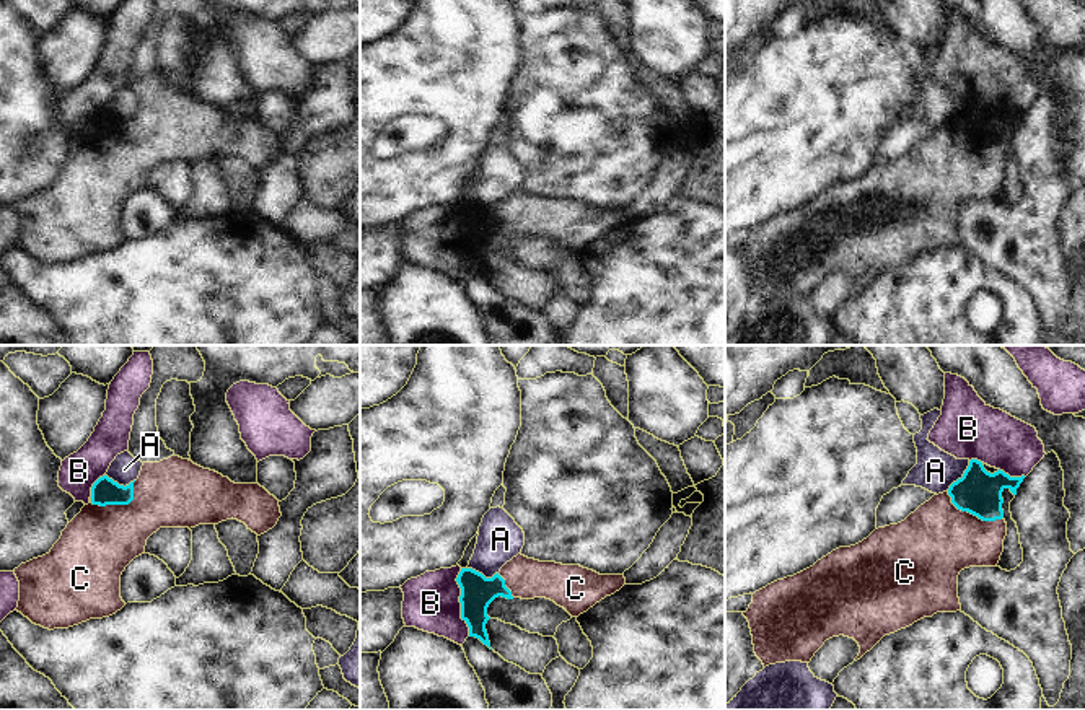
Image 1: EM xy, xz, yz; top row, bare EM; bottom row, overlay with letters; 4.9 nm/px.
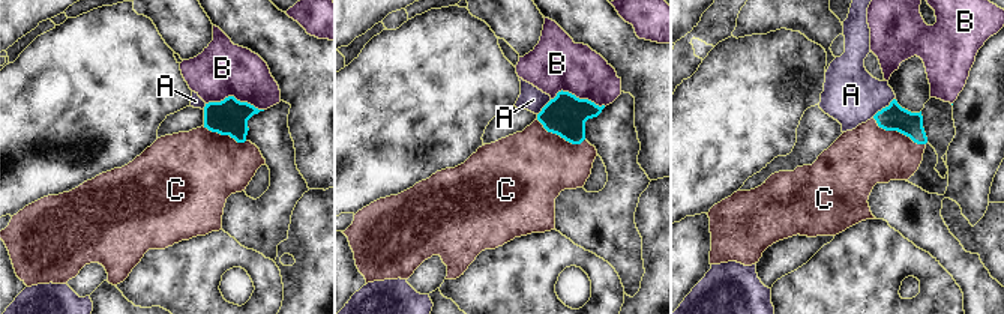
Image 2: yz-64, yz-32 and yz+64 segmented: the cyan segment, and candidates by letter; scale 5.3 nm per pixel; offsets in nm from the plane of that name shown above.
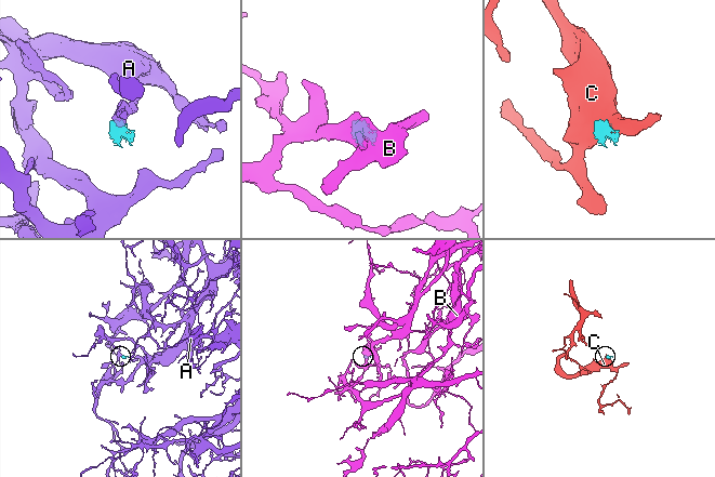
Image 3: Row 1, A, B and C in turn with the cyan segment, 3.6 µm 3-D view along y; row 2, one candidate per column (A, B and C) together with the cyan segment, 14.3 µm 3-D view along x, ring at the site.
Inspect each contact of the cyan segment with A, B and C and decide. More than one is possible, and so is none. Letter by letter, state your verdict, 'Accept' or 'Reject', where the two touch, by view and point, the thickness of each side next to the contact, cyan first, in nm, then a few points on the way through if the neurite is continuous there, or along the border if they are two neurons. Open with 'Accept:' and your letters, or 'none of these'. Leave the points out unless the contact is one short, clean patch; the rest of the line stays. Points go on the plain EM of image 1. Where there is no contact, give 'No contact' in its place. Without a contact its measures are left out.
Accept: C
A: Reject. Touches cyan at yz (962, 113). Thickness 220 nm (cyan) against 200 nm. Boundary: yz (970, 96), (965, 108), (947, 126)
B: Reject. Touches cyan at xz (460, 236). Thickness 160 nm (cyan) against 280 nm
C: Accept. Touches cyan at yz (973, 149). Thickness 220 nm (cyan) against 380 nm. Path across: yz (978, 127), (973, 149), (937, 176).

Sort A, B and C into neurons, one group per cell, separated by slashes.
A / B / C

